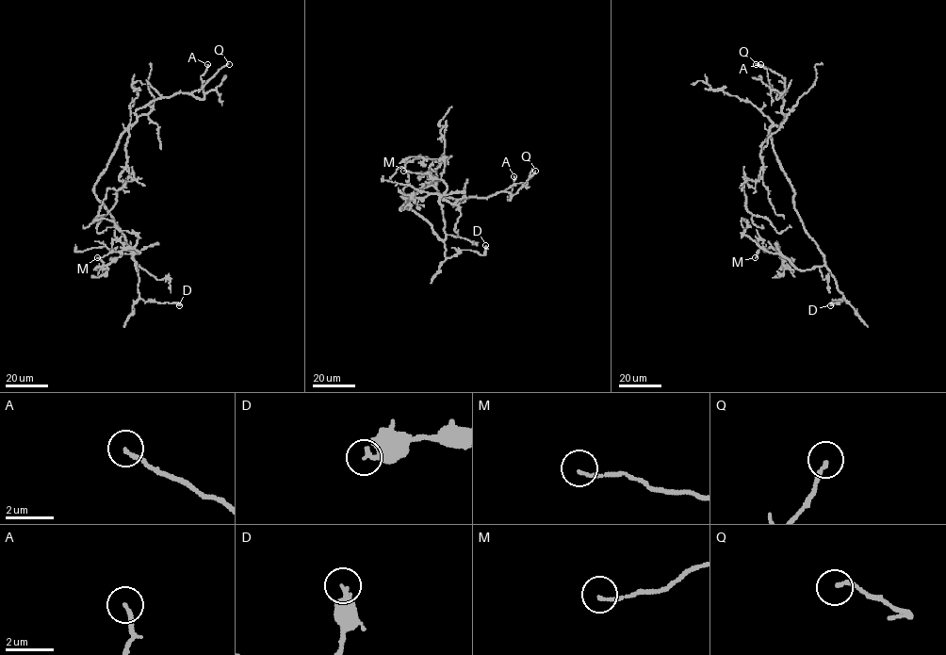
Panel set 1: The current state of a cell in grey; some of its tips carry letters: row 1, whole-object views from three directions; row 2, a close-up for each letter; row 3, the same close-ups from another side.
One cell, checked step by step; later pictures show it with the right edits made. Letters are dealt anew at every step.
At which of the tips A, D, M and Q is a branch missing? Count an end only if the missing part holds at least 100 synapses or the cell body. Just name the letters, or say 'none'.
none

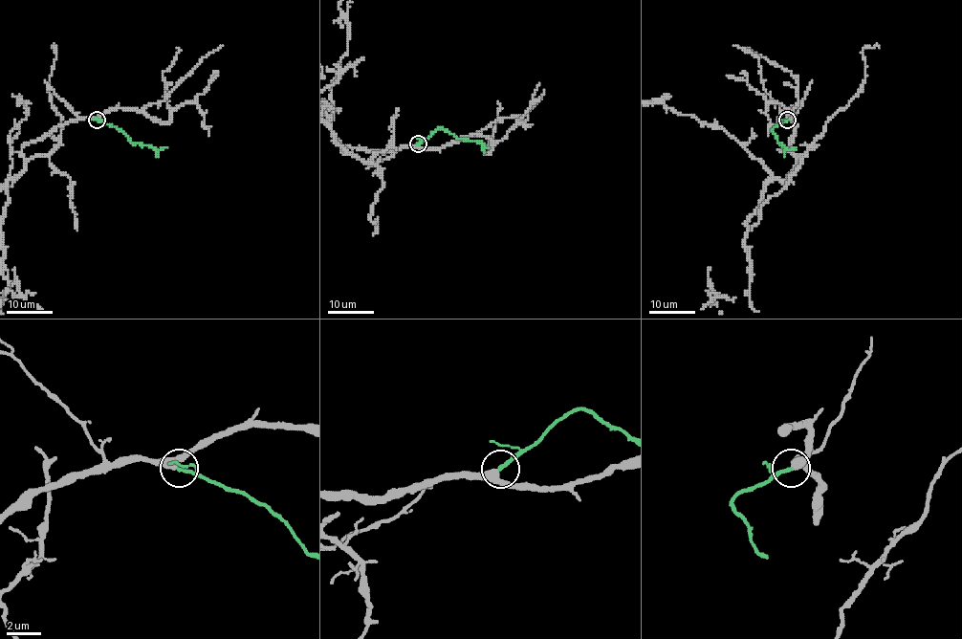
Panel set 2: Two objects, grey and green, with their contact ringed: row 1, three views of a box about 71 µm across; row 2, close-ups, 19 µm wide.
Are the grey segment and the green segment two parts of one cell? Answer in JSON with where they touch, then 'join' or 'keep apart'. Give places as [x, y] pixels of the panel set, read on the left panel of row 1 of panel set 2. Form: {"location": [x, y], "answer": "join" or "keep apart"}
{"location": [97, 120], "answer": "join"}

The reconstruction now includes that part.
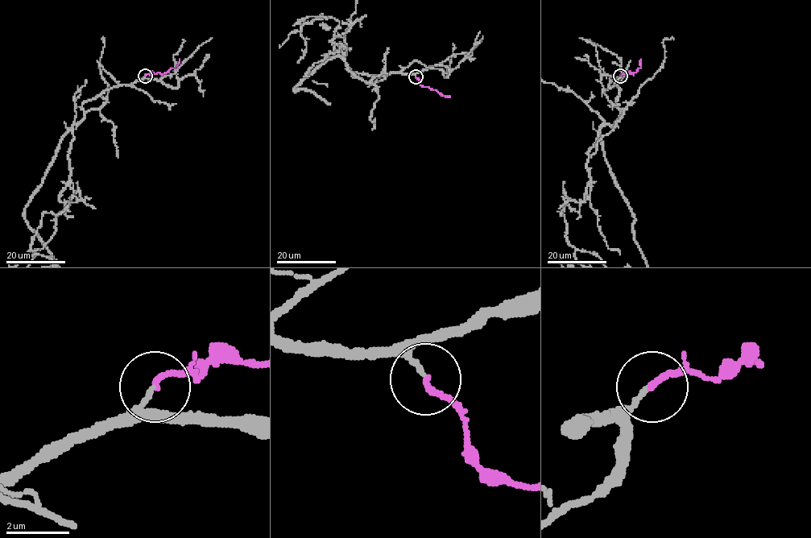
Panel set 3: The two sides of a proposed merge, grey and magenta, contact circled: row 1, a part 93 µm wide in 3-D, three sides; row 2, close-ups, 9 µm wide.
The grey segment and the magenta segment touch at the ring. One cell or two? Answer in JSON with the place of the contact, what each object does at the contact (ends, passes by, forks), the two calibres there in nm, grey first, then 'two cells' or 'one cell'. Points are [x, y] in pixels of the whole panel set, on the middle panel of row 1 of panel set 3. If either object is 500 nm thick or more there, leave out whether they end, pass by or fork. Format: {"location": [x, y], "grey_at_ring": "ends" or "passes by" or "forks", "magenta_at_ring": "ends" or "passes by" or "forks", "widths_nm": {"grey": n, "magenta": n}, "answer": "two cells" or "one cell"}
{"location": [415, 76], "grey_at_ring": "ends", "magenta_at_ring": "ends", "widths_nm": {"grey": 150, "magenta": 200}, "answer": "one cell"}

